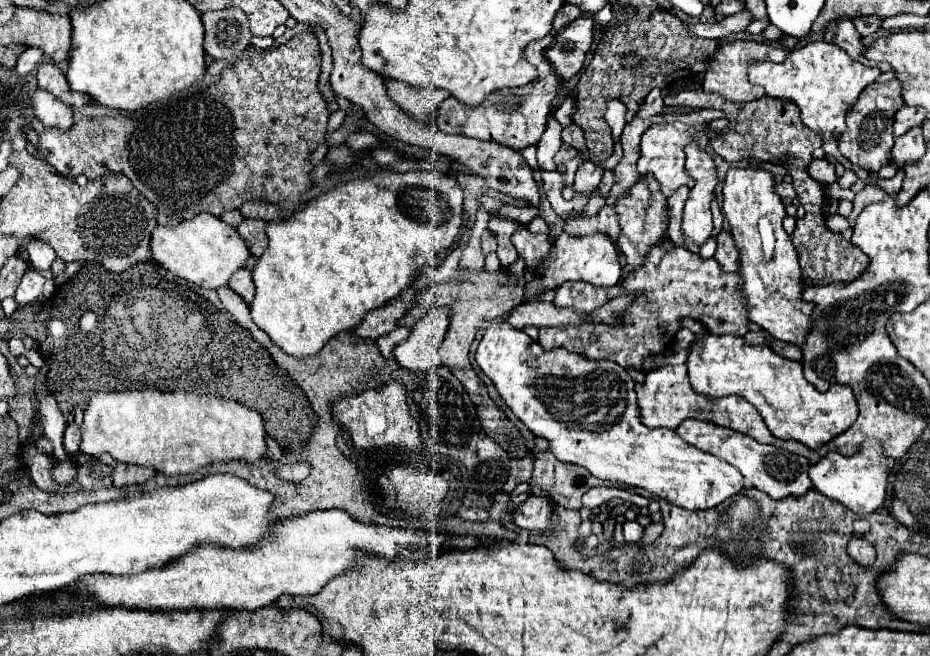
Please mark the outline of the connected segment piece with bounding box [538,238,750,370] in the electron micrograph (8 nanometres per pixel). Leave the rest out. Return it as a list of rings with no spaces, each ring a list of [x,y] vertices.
[[[668,238],[660,244],[654,244],[648,250],[648,254],[644,256],[642,264],[638,268],[634,268],[626,278],[622,278],[614,288],[594,288],[592,284],[586,284],[586,282],[566,282],[566,284],[560,284],[556,288],[554,304],[574,308],[576,312],[582,312],[582,314],[590,314],[590,312],[594,312],[594,308],[600,308],[602,304],[606,304],[606,300],[612,300],[624,292],[640,292],[640,294],[636,298],[632,298],[628,308],[620,314],[618,324],[594,324],[592,320],[586,320],[586,322],[576,324],[576,326],[568,324],[562,328],[542,328],[538,342],[542,344],[544,350],[564,346],[566,350],[578,352],[590,360],[614,360],[622,368],[642,370],[642,360],[646,356],[660,354],[674,344],[674,334],[680,330],[680,318],[682,316],[688,316],[688,318],[702,322],[708,328],[708,332],[716,334],[716,336],[722,336],[722,334],[744,336],[748,332],[750,320],[746,316],[746,308],[742,302],[742,280],[740,280],[740,276],[736,272],[734,274],[724,272],[714,258],[702,260],[698,254],[694,254],[682,246],[676,246]]]

